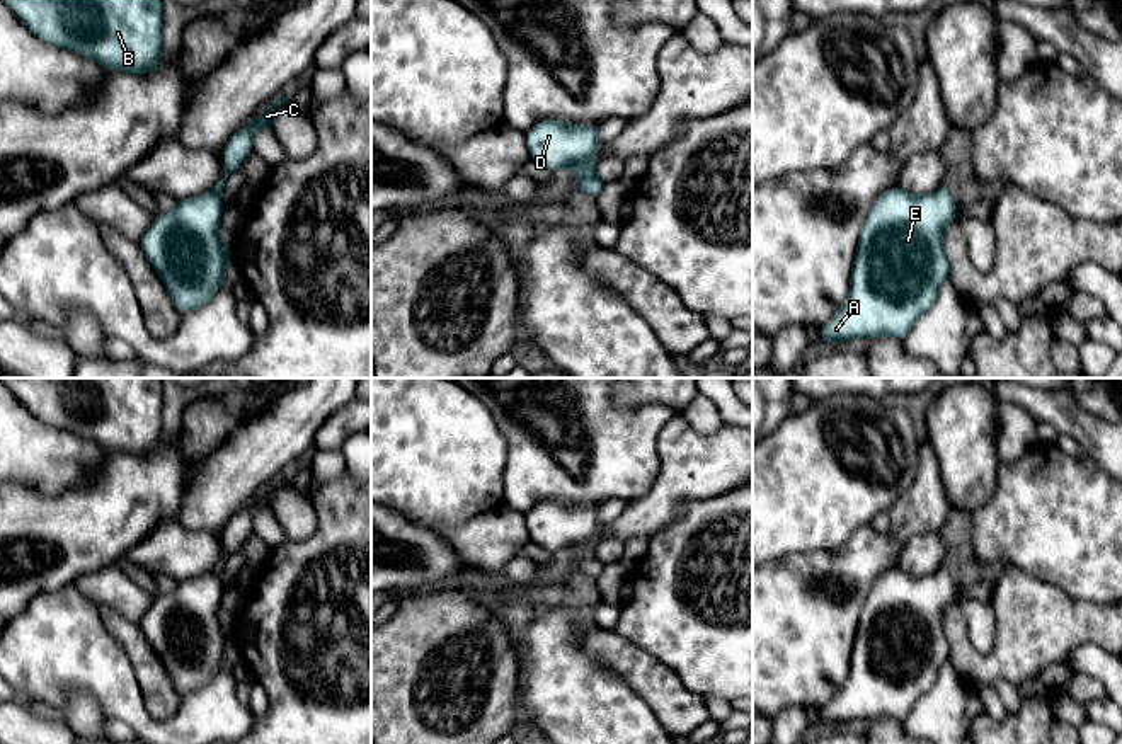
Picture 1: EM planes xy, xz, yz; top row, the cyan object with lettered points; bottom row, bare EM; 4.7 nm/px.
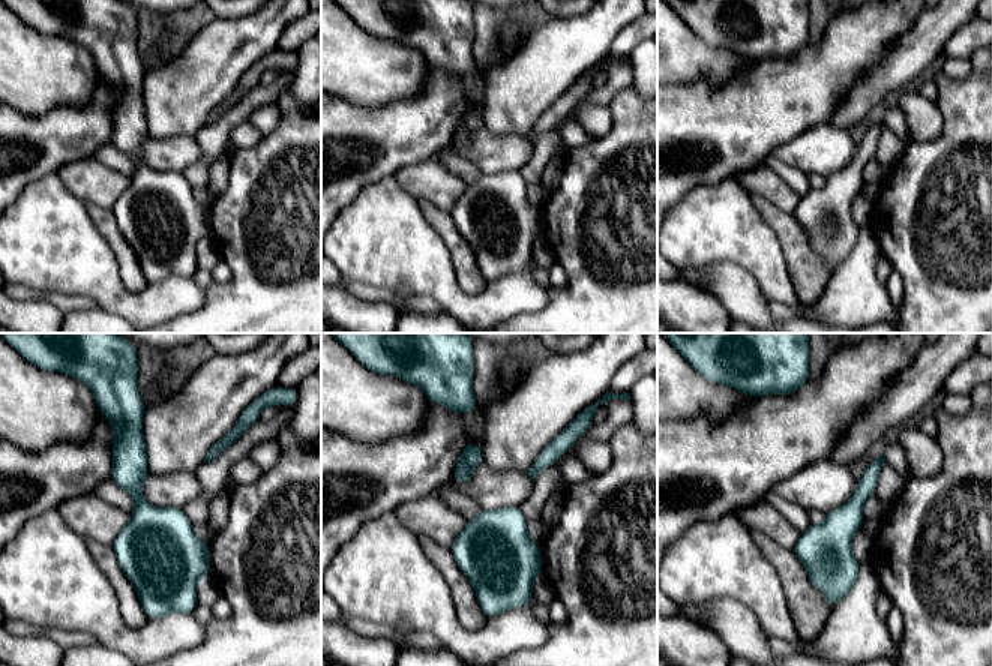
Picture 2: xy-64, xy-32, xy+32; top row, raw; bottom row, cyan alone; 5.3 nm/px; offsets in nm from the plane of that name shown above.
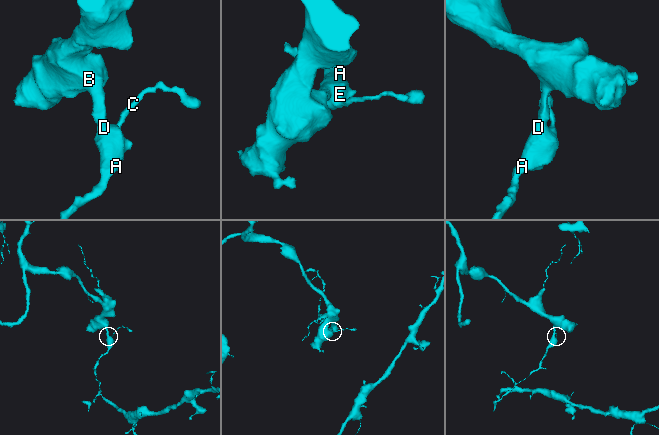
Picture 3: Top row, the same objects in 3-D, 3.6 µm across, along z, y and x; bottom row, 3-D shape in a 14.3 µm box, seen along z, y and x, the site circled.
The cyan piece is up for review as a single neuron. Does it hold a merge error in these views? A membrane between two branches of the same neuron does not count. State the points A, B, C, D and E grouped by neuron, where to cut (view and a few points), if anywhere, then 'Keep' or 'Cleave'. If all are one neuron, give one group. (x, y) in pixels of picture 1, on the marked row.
Groups: A B C D E. No split. Keep

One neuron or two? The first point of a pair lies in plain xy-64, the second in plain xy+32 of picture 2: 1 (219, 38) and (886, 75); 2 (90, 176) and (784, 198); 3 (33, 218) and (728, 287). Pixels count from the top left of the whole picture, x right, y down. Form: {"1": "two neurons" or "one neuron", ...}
{"1": "one neuron", "2": "one neuron", "3": "two neurons"}

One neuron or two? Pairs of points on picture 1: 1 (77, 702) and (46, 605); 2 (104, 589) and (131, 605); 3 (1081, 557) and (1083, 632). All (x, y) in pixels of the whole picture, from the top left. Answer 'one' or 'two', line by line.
1: two
2: one
3: two

